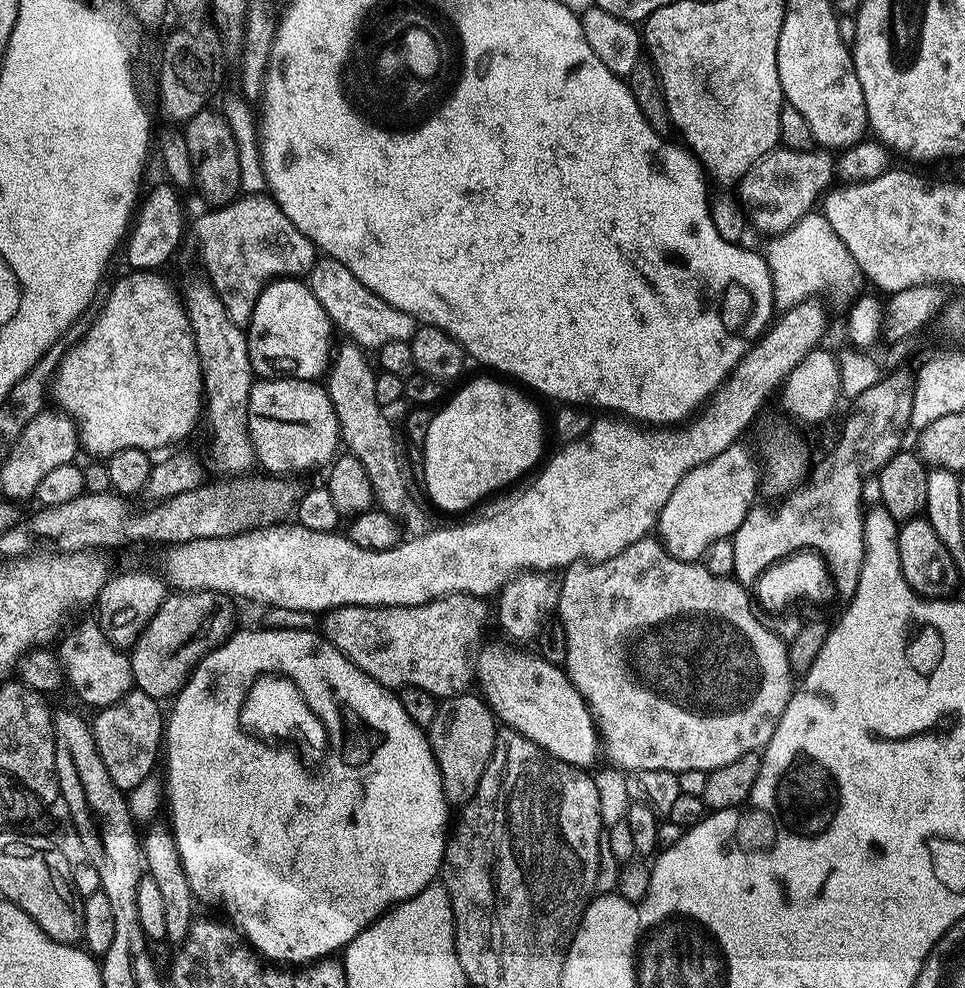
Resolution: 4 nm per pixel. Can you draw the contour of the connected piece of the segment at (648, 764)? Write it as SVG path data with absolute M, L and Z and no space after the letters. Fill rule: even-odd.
M656 538L634 542L625 552L620 552L609 560L569 564L562 573L564 576L560 580L560 597L556 603L556 612L560 616L558 628L566 638L566 654L562 667L584 699L584 705L595 723L603 755L604 752L608 755L610 763L624 768L625 773L638 770L666 770L677 774L686 770L702 770L710 773L718 766L727 766L729 762L734 762L734 758L742 758L742 754L760 752L767 748L786 710L788 699L792 697L794 678L788 663L785 641L766 628L745 585L735 578L710 574L703 563L674 558Z

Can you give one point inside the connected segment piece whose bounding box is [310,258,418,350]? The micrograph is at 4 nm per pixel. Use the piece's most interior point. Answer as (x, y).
(369, 321)

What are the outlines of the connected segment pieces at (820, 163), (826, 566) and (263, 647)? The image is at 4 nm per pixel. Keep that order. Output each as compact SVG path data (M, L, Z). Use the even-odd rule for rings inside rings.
M777 146L766 153L754 166L750 166L750 170L738 185L738 191L740 191L738 200L750 221L751 227L753 224L758 231L768 232L769 237L774 237L790 230L790 226L794 226L803 216L807 216L809 212L813 211L815 204L812 203L816 199L816 203L821 199L822 193L833 183L831 180L834 180L834 160L827 151L795 152L789 148Z
M796 544L796 548L780 552L776 560L768 560L768 568L762 570L755 582L754 596L759 607L769 611L796 606L799 600L809 600L812 604L840 603L840 606L844 606L852 599L849 592L844 592L844 580L840 580L840 572L836 572L832 556L828 556L820 544ZM796 559L800 559L797 564Z
M261 627L258 632L239 632L233 631L228 639L220 647L206 654L200 659L200 663L192 669L192 674L184 687L176 693L171 701L172 712L166 716L166 760L168 756L168 770L166 769L166 804L172 807L172 820L170 827L172 835L176 837L178 852L182 858L182 866L186 870L186 878L190 882L190 890L197 901L205 900L208 904L224 903L224 908L228 911L227 919L233 925L238 926L245 941L257 953L260 953L267 961L285 962L288 964L304 964L321 958L329 957L341 951L353 938L360 933L363 928L370 927L373 922L385 912L396 907L403 900L414 898L430 883L433 883L441 875L444 867L444 846L446 843L446 828L444 823L448 820L450 805L444 796L444 783L438 770L438 762L432 753L432 747L428 741L428 734L425 729L418 727L410 714L402 710L402 702L399 695L393 689L384 687L370 674L366 674L350 658L343 656L334 645L328 641L319 631L312 632L308 628L304 629L272 629Z

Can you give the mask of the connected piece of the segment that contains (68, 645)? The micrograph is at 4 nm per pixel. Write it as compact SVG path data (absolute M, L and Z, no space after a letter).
M88 624L63 640L59 641L58 647L60 663L64 665L67 683L70 688L72 684L78 699L93 704L93 709L99 710L116 704L127 692L133 691L136 679L132 661L121 649L109 644L103 627Z

